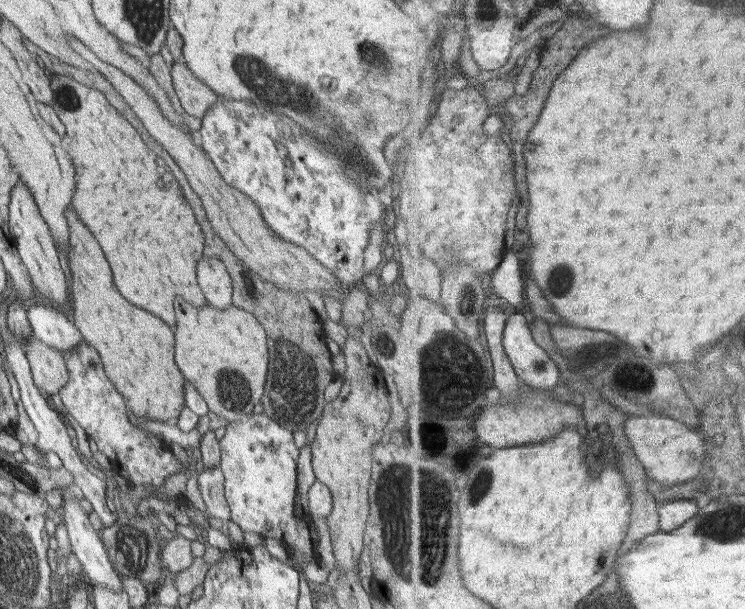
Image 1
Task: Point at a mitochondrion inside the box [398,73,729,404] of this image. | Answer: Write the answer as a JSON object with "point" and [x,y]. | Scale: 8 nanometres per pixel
{"point":[555,281]}

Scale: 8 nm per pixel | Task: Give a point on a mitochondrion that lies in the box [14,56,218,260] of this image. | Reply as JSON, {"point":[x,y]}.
{"point":[67,98]}

